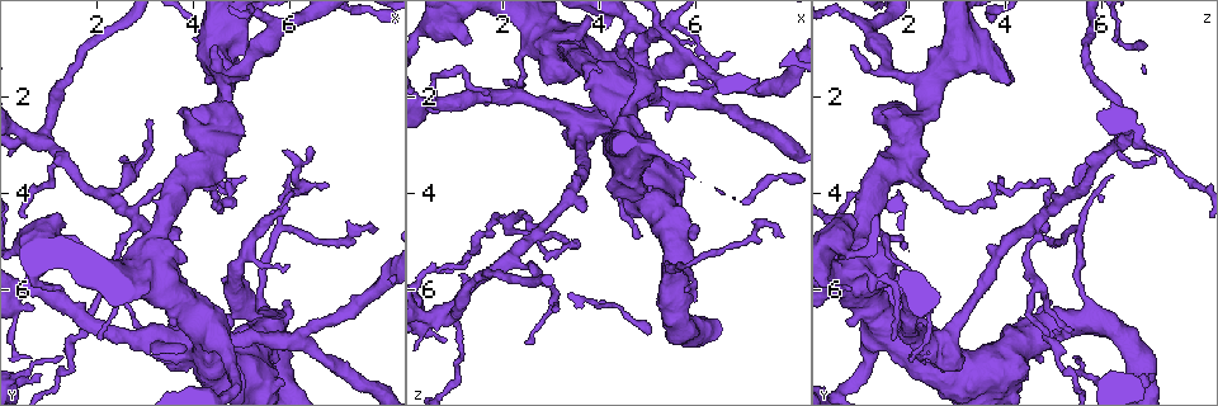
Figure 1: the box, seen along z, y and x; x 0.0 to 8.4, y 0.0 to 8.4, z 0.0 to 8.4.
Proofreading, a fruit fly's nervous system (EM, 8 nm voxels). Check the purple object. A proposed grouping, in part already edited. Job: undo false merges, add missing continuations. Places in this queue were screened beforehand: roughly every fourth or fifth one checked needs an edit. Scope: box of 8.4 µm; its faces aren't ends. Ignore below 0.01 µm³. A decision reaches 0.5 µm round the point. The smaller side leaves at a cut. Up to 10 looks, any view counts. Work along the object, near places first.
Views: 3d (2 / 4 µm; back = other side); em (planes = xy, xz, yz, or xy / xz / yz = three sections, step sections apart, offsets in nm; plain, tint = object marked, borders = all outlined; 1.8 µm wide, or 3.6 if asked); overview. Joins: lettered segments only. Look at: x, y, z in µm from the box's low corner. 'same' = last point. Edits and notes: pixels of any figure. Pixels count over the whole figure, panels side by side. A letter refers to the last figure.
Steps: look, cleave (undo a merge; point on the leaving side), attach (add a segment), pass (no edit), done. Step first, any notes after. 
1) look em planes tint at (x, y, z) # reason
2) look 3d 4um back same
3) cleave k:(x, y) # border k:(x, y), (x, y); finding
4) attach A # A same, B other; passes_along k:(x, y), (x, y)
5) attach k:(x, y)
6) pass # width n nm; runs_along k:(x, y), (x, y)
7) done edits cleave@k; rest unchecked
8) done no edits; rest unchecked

look 3d 4um back at (2.10, 5.95, 4.65)

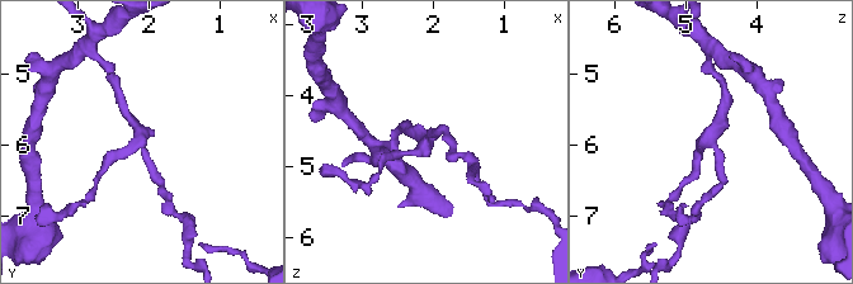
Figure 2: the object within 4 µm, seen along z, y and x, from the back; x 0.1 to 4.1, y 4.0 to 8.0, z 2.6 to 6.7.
look em planes borders at (2.10, 5.95, 4.70) # arms 3; need the tissue

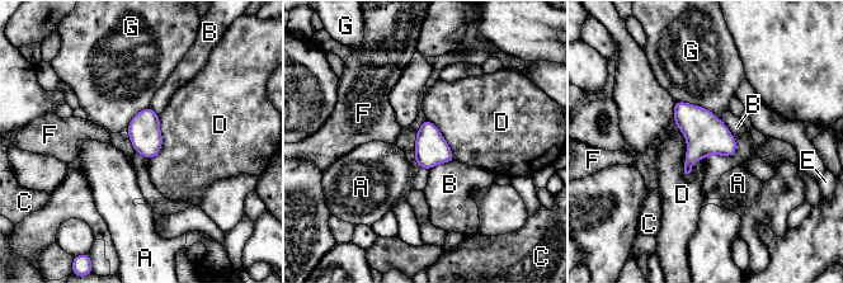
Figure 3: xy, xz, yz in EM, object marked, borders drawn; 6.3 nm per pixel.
pass # width 200 nm; A other, B other, C other, D other, E other, F other, G other; border 3:(686, 144), (684, 171), (688, 174); all the same neuron

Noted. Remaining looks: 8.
look em planes tint at (3.95, 7.25, 2.65) # sharp bend

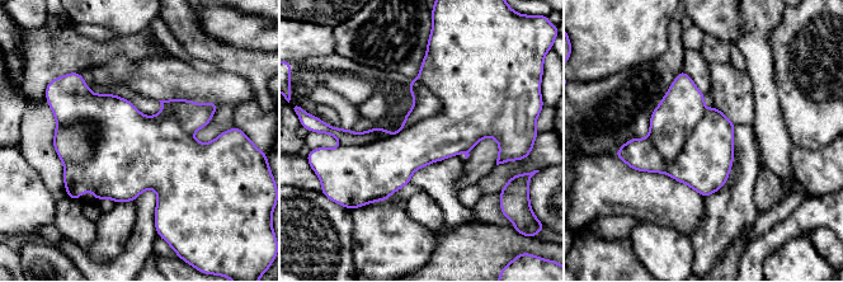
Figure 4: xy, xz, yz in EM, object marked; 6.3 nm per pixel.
look em planes borders same

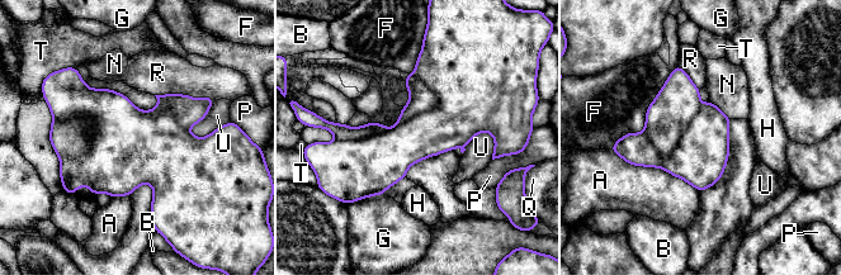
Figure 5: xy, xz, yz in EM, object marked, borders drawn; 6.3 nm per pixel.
cleave 5:(70, 138) # longest_contact F 650 nm; A other, B other, F other, G other, H other, N other, P other, Q other, R other, T other, U other; two neurons meet here

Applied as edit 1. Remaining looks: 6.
look 3d 2um at (1.30, 6.00, 0.75) # branch stops here

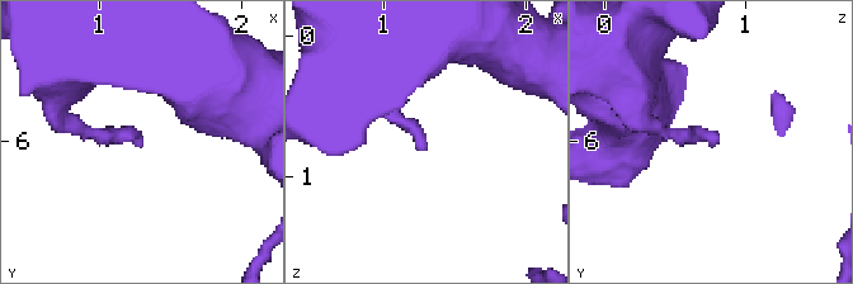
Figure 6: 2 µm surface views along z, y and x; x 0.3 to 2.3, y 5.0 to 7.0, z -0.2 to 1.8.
look em yz step 16 borders at (1.28, 6.04, 0.76) # now the EM

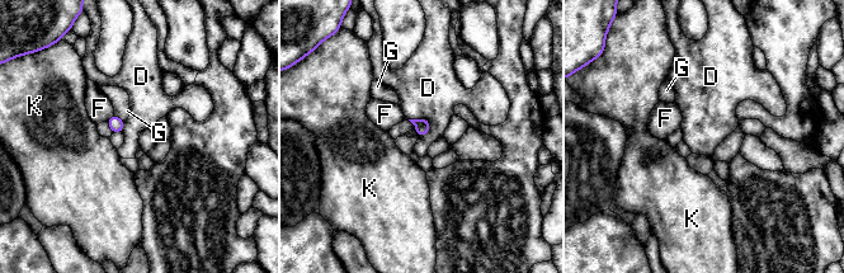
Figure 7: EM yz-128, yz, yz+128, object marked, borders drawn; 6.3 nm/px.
pass # longest_contact D 160 nm; D other, F other, G other, K other; border 7:(409, 118), (425, 118), (429, 131); no lettered segment goes on from it

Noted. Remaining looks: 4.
done edits cleave@5; rest unchecked

